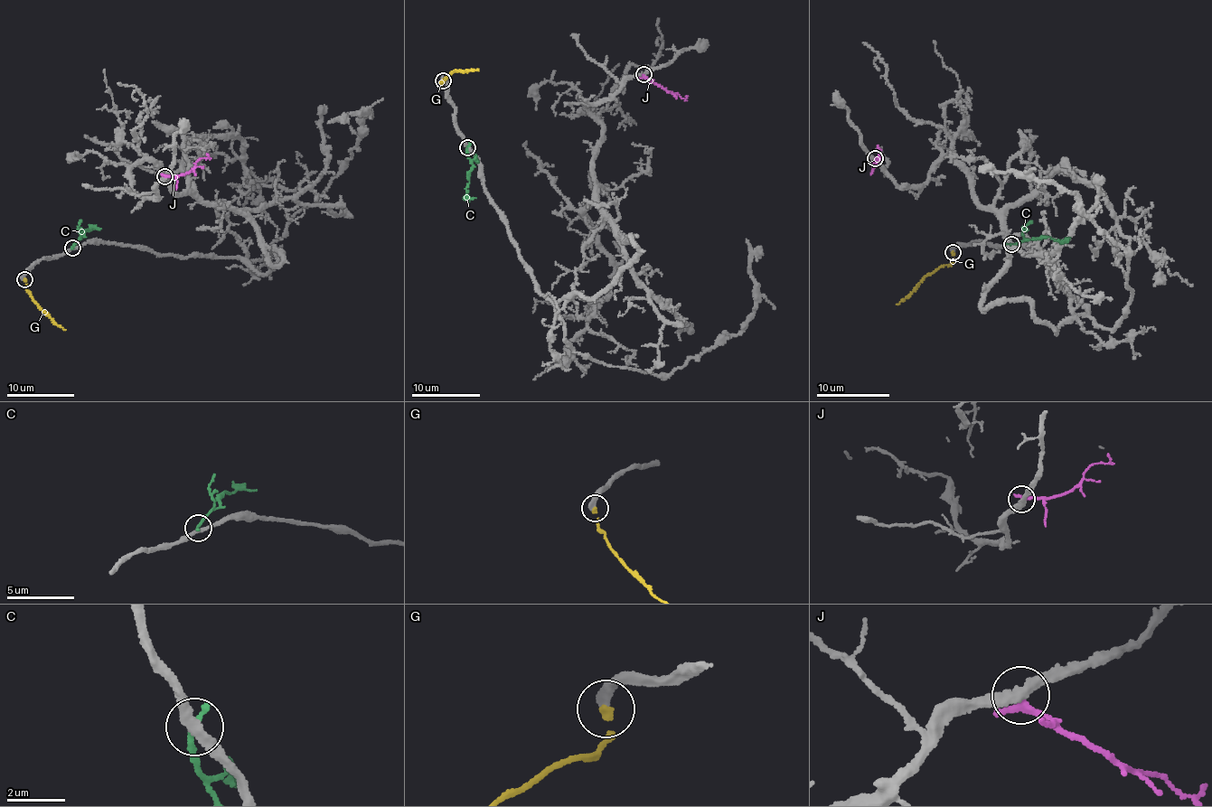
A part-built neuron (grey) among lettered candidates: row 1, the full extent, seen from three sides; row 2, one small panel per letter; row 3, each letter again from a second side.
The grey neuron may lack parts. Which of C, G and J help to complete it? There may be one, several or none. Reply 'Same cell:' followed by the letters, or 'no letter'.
Same cell: no letter

